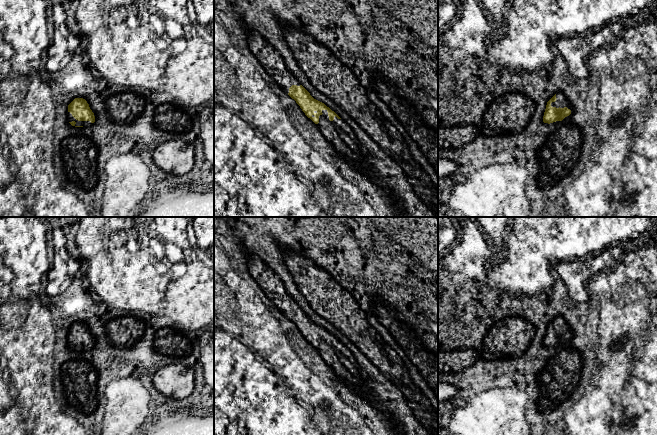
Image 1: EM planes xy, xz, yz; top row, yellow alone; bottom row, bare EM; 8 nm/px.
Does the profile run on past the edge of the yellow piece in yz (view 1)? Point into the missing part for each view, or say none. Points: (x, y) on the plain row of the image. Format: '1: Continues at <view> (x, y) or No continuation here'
1: Continues at yz (561, 325)

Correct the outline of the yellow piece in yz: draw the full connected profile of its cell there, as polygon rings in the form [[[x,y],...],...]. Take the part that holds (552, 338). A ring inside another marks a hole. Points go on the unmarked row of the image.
[[[558,316],[547,326],[543,346],[550,348],[562,345],[571,338],[571,334],[571,328],[565,318]]]

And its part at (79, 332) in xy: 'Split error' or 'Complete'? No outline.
Split error

